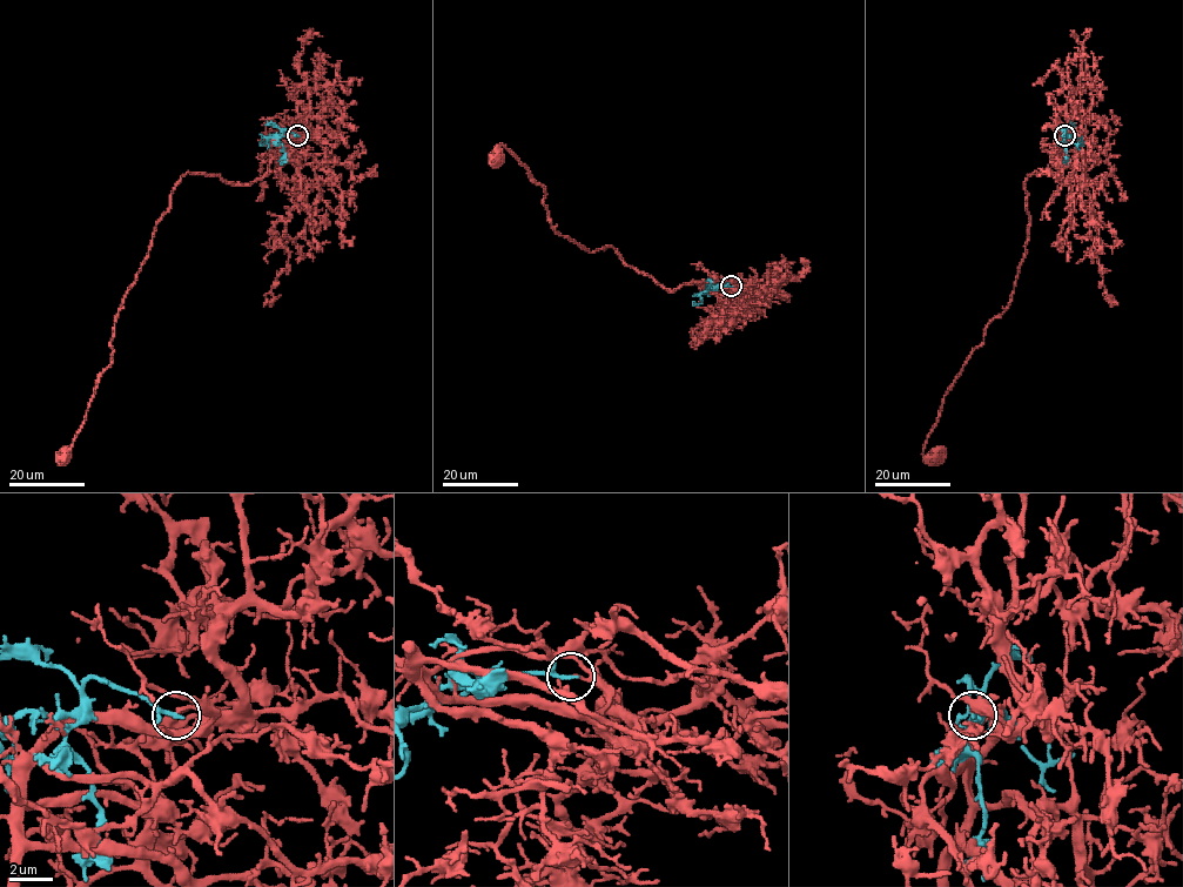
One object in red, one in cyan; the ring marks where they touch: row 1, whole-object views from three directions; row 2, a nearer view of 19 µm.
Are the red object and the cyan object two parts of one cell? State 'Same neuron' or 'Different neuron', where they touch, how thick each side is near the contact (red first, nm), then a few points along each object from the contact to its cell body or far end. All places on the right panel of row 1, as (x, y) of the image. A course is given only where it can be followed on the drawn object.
Different neuron. Place: (1064, 135). Thickness 140 nm (red) against 150 nm. Course of red: (1064, 135), (1068, 183), (1027, 179), (1030, 222), (1013, 295), (945, 395), (923, 449), (935, 455). Course of cyan: (1064, 135), (1064, 129), (1075, 142), (1080, 143), (1081, 135)

